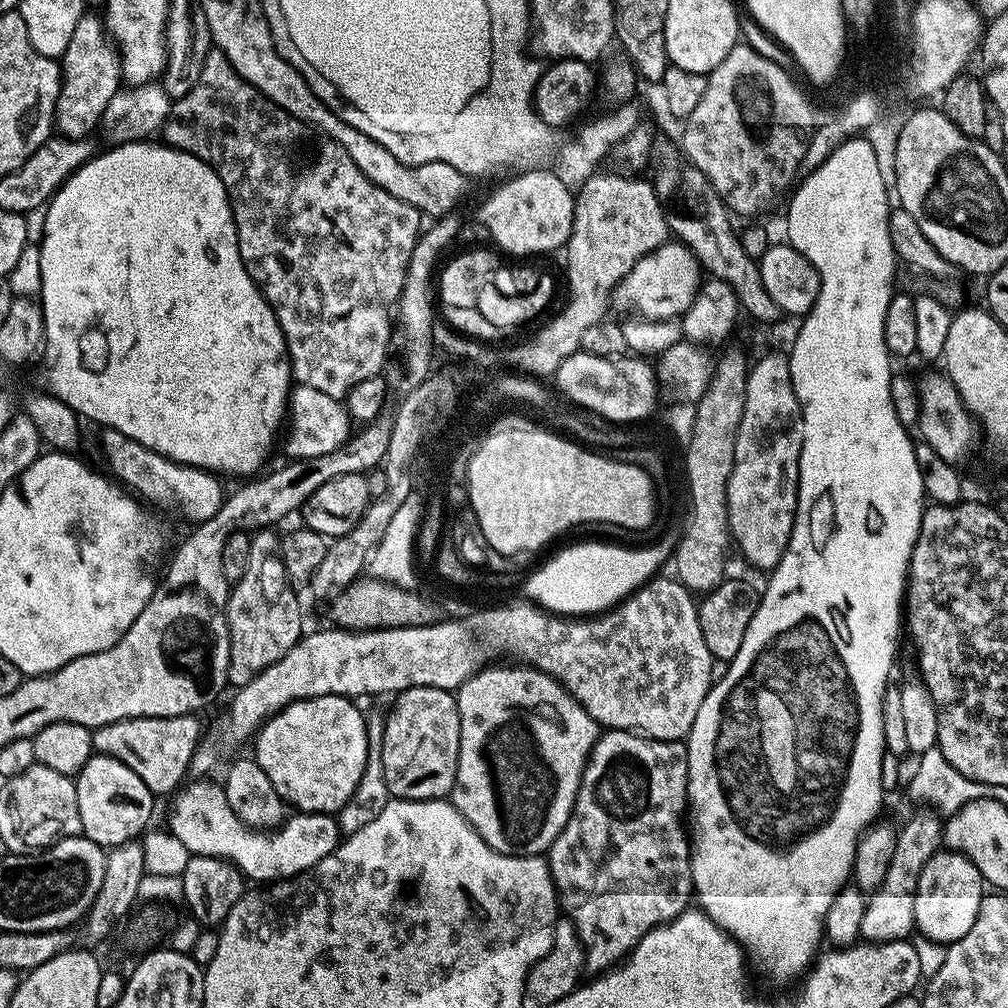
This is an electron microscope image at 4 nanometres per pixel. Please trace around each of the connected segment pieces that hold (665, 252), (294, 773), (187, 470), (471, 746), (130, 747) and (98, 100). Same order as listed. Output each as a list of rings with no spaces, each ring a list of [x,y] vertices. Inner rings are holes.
[[[670,240],[640,259],[630,274],[616,285],[610,300],[614,308],[633,310],[631,313],[641,319],[674,320],[683,317],[695,298],[701,274],[702,269],[694,253],[683,243]]]
[[[313,696],[306,700],[293,700],[279,712],[269,715],[255,733],[254,758],[258,766],[266,770],[266,778],[270,778],[274,790],[278,790],[280,797],[291,807],[292,804],[296,807],[293,809],[304,814],[336,814],[354,794],[366,766],[368,735],[365,713],[360,713],[352,704],[355,703],[347,696]]]
[[[104,430],[101,433],[100,444],[104,447],[105,458],[108,459],[109,470],[107,471],[121,485],[131,489],[137,497],[145,496],[146,499],[154,500],[158,504],[177,504],[192,519],[192,522],[214,518],[216,509],[224,504],[226,488],[216,481],[219,479],[213,473],[203,468],[194,468],[191,464],[180,464],[176,460],[166,458],[126,438],[126,434],[121,432]]]
[[[523,662],[504,663],[508,664],[496,664],[493,668],[491,666],[481,668],[467,682],[455,689],[454,695],[458,706],[458,718],[460,719],[460,753],[458,754],[456,784],[452,787],[450,803],[464,815],[468,825],[495,852],[501,852],[507,856],[539,856],[547,853],[552,843],[558,838],[558,834],[566,826],[568,819],[572,817],[572,807],[580,789],[584,765],[588,763],[588,755],[592,752],[593,745],[596,744],[598,725],[596,721],[590,718],[590,714],[586,714],[584,707],[553,676],[539,672],[536,668],[530,668]]]
[[[195,715],[171,716],[170,718],[134,718],[103,724],[92,733],[92,751],[130,766],[130,770],[134,770],[134,774],[138,774],[138,778],[142,778],[142,782],[146,782],[146,786],[157,797],[164,796],[167,792],[175,793],[185,783],[184,775],[189,775],[192,756],[202,739],[200,724],[196,719]]]
[[[86,14],[74,26],[74,34],[70,37],[70,46],[66,46],[62,57],[62,79],[60,81],[60,96],[56,100],[54,113],[54,128],[61,137],[70,140],[82,140],[89,137],[92,131],[97,131],[98,125],[104,119],[104,111],[114,98],[116,92],[121,91],[122,77],[120,74],[120,53],[114,47],[99,15]]]

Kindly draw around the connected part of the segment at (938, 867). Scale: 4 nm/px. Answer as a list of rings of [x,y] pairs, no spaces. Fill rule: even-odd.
[[[938,850],[926,862],[916,883],[914,918],[916,928],[928,940],[937,940],[947,946],[953,940],[962,938],[974,918],[978,918],[978,906],[986,894],[986,884],[974,862],[957,851]]]

